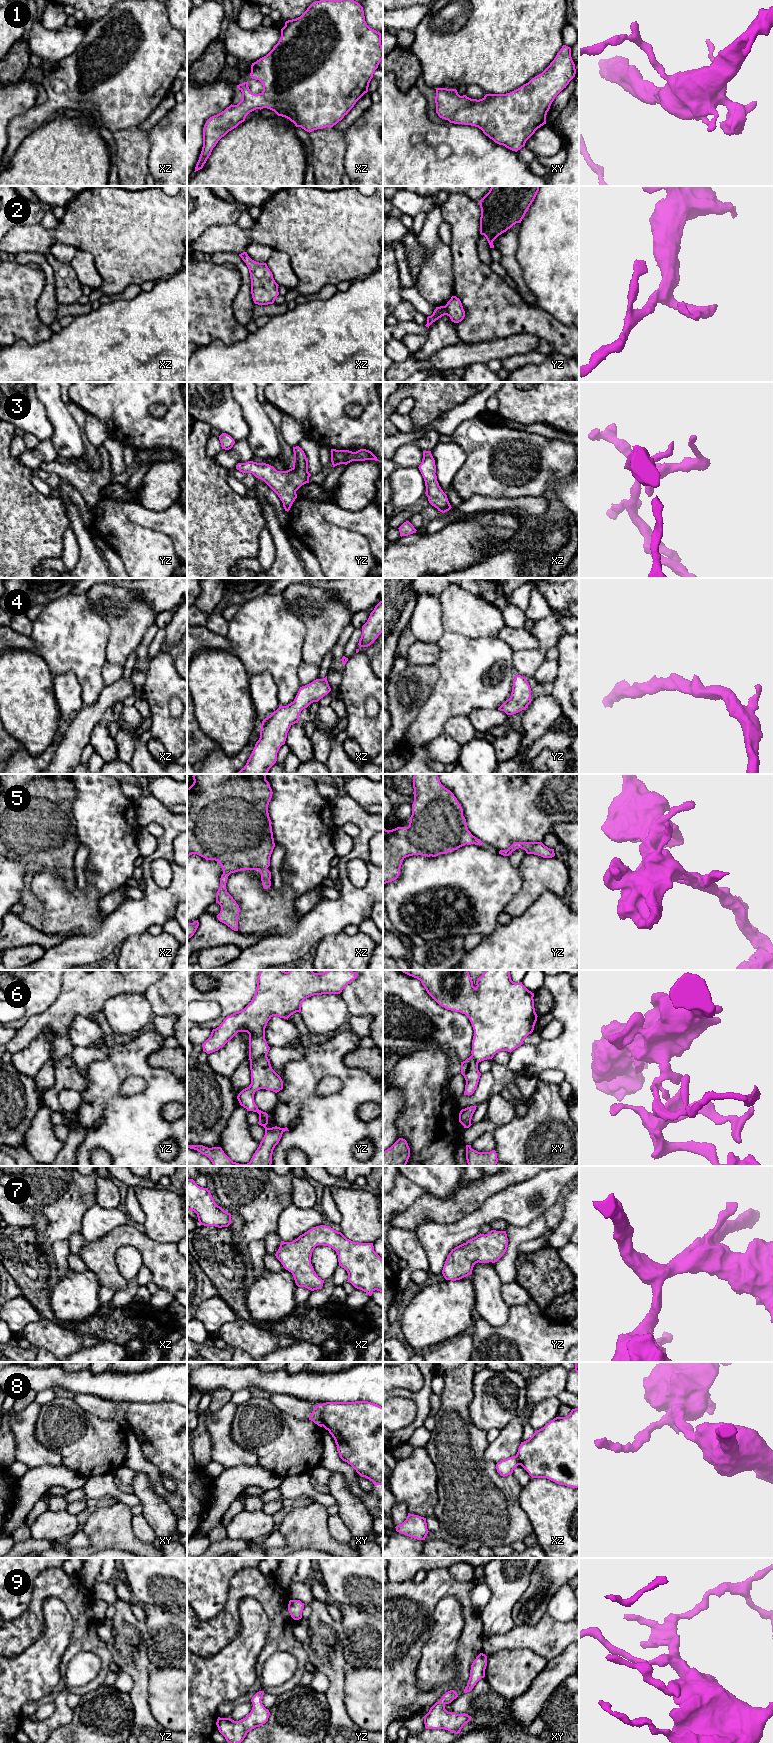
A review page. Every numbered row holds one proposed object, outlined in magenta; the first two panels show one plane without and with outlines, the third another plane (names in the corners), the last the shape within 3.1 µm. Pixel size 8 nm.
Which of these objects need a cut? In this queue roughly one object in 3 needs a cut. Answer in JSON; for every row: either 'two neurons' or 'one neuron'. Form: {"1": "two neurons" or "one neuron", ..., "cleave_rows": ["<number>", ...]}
{"1": "one neuron", "2": "one neuron", "3": "one neuron", "4": "one neuron", "5": "one neuron", "6": "two neurons", "7": "one neuron", "8": "two neurons", "9": "one neuron", "cleave_rows": ["6", "8"]}

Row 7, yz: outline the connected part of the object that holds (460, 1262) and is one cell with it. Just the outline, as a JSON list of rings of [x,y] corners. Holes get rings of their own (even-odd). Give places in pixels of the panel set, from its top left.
[[[491,1230],[488,1234],[479,1234],[451,1250],[445,1261],[442,1274],[446,1280],[456,1281],[472,1274],[476,1263],[495,1263],[506,1252],[508,1238],[506,1231]]]

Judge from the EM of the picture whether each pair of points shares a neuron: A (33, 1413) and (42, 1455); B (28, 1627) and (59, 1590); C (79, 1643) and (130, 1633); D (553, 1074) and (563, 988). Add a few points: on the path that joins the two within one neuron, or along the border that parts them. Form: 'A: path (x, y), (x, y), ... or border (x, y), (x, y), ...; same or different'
A: path (28, 1423), (28, 1441), (32, 1445); same
B: path (34, 1615), (37, 1601), (47, 1591); same
C: border (106, 1642), (113, 1661); different
D: border (537, 1076), (548, 1069), (559, 1069), (565, 1079); different

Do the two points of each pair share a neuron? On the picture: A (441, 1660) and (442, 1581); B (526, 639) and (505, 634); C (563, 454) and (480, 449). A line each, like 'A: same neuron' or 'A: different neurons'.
A: different neurons
B: same neuron
C: same neuron

